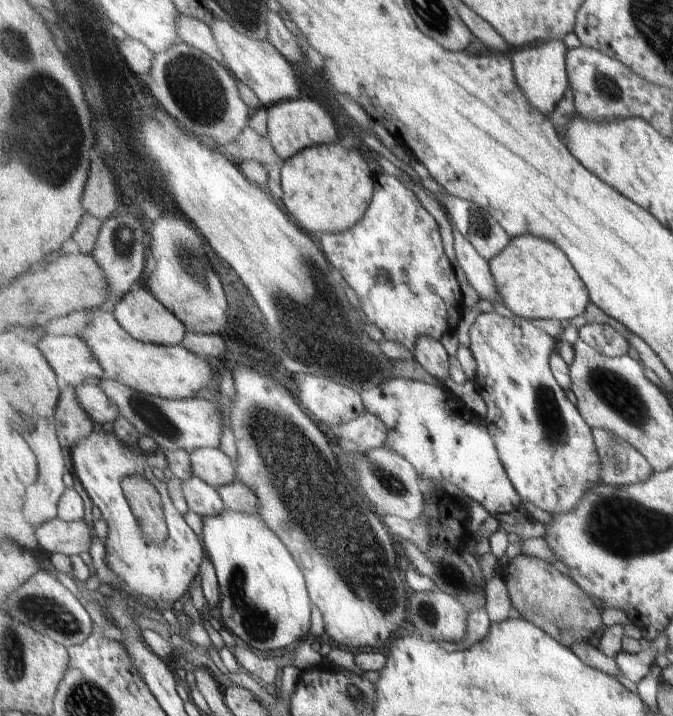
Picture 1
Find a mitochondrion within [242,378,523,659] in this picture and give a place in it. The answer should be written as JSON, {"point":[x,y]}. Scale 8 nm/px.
{"point":[363,569]}

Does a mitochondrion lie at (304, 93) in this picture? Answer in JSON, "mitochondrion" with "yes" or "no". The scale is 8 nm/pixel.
{"mitochondrion":"no"}

